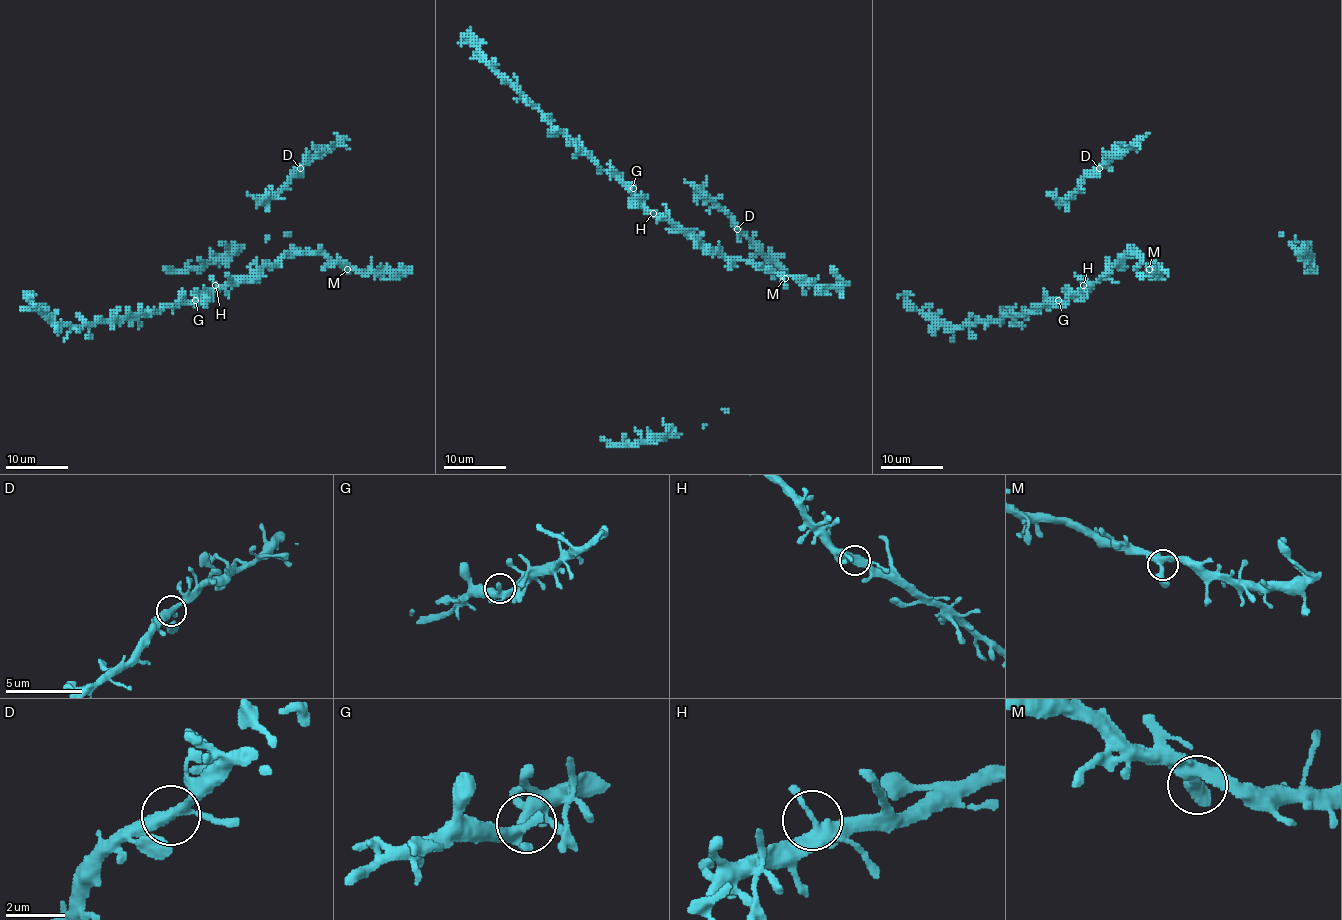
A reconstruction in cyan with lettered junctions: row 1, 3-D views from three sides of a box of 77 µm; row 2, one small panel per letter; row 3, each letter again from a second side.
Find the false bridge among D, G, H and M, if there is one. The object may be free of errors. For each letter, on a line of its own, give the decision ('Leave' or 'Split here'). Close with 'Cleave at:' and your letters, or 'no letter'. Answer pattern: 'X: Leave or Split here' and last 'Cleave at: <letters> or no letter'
D: Leave
G: Leave
H: Leave
M: Leave
Cleave at: no letter

